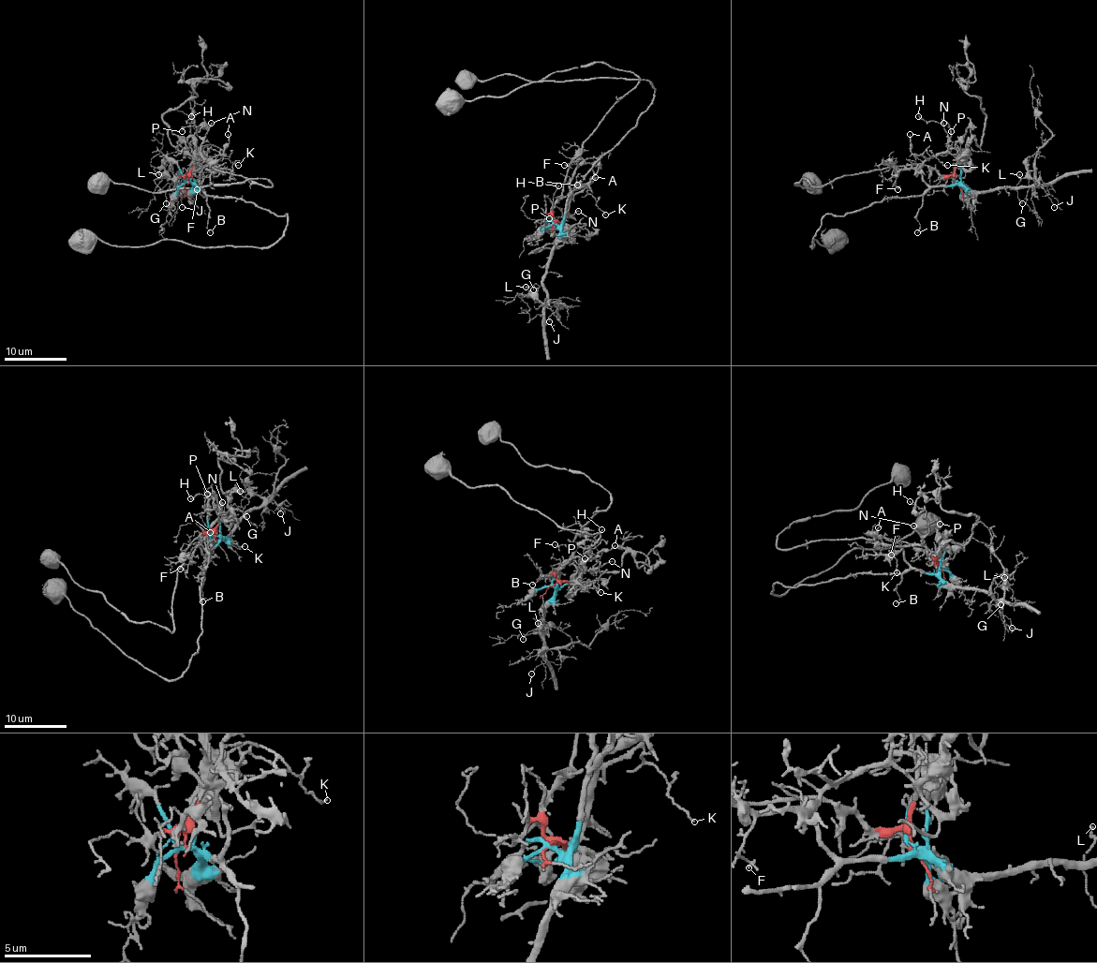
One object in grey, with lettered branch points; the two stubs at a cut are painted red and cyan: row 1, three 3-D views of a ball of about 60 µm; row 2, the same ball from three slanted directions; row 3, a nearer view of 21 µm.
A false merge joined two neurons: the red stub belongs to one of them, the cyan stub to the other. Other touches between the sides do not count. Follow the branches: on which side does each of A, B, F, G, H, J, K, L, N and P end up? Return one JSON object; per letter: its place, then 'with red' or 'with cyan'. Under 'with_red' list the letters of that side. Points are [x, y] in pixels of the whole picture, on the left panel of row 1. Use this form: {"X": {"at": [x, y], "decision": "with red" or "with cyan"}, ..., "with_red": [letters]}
{"A": {"at": [228, 134], "decision": "with red"}, "B": {"at": [210, 232], "decision": "with cyan"}, "F": {"at": [197, 189], "decision": "with cyan"}, "G": {"at": [166, 203], "decision": "with cyan"}, "H": {"at": [191, 116], "decision": "with red"}, "J": {"at": [182, 207], "decision": "with cyan"}, "K": {"at": [238, 165], "decision": "with red"}, "L": {"at": [158, 174], "decision": "with cyan"}, "N": {"at": [211, 123], "decision": "with red"}, "P": {"at": [182, 131], "decision": "with red"}, "with_red": ["A", "H", "K", "N", "P"]}

